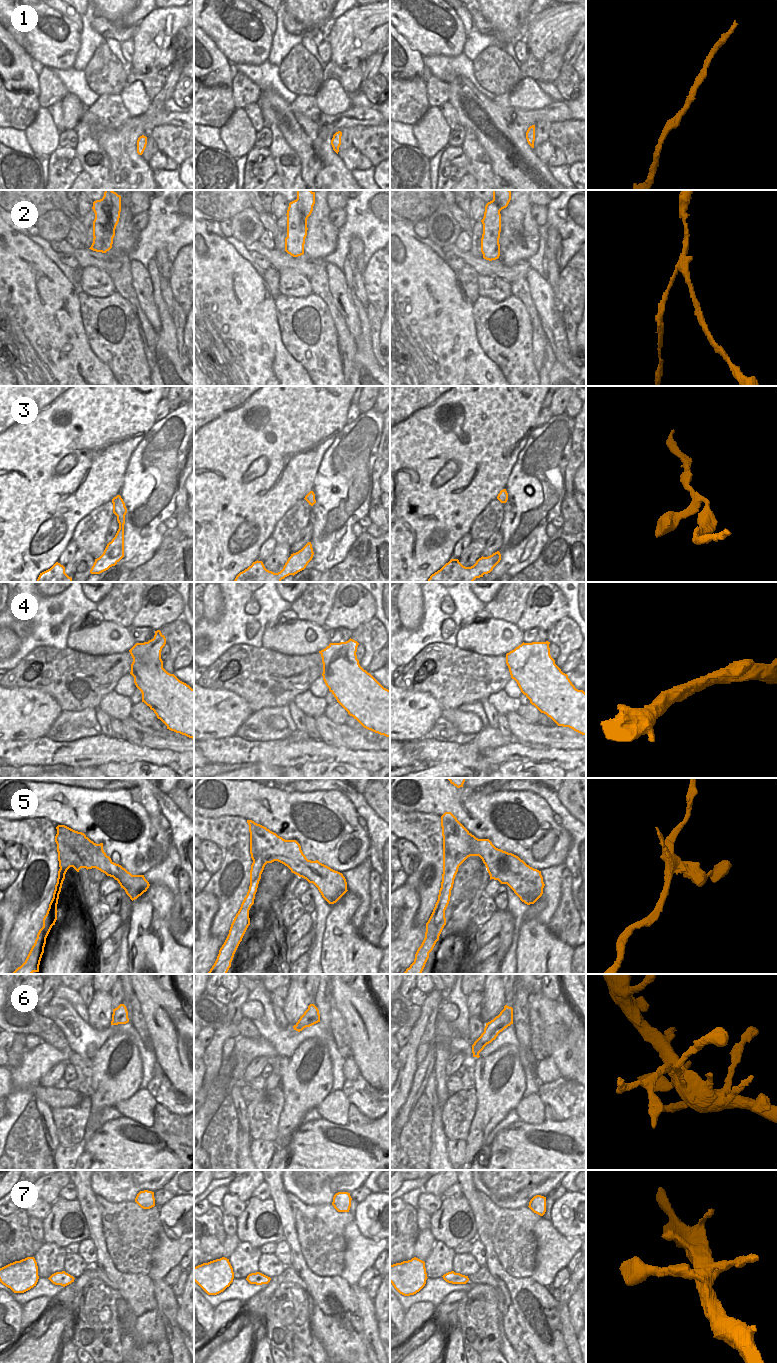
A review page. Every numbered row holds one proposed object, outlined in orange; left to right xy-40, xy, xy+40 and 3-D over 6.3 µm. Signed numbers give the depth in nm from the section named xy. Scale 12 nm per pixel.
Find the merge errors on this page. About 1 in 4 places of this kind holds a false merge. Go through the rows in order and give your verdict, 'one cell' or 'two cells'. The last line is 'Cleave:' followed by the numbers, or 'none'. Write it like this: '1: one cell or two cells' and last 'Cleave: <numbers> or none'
1: one cell
2: two cells
3: one cell
4: one cell
5: two cells
6: one cell
7: one cell
Cleave: 2, 5

